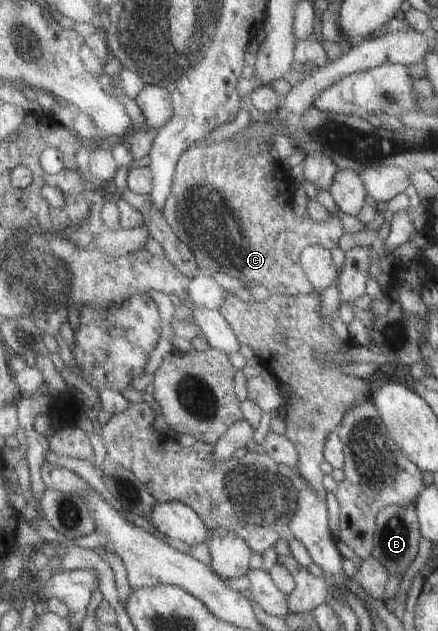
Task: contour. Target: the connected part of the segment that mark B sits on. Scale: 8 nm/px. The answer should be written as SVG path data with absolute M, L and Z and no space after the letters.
M416 502L412 506L391 505L381 509L377 517L377 529L375 532L375 546L372 556L378 558L389 569L393 584L401 579L401 576L410 569L418 555L418 543L420 543L420 524L418 521Z

